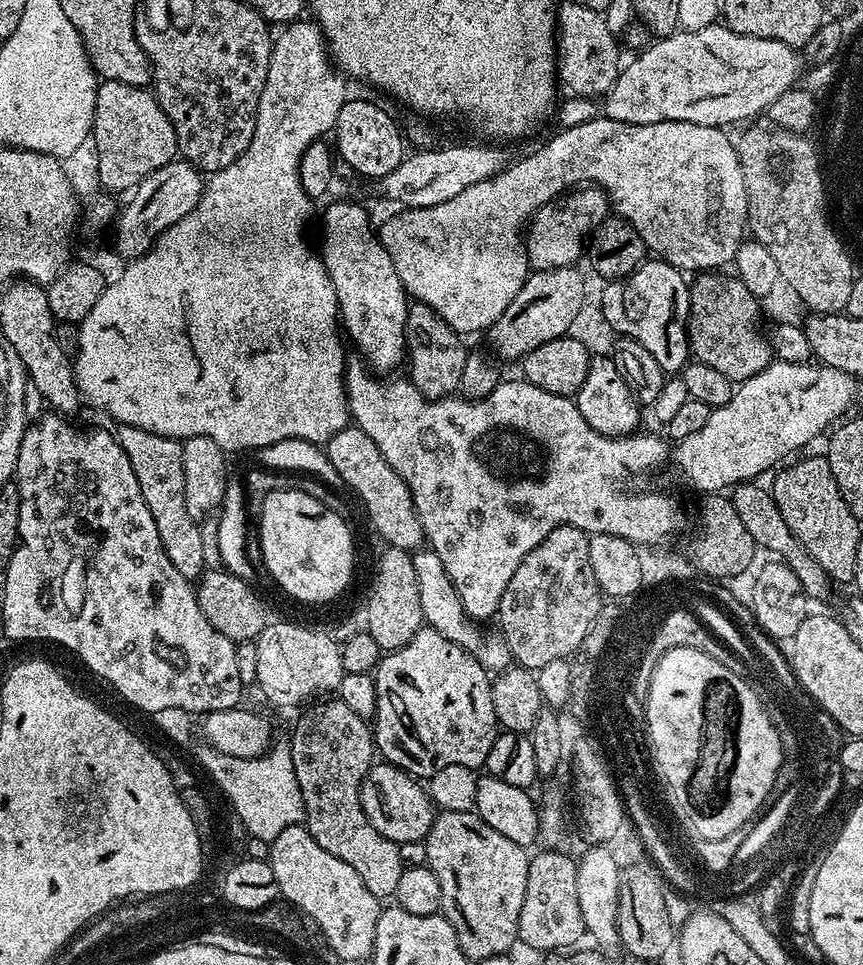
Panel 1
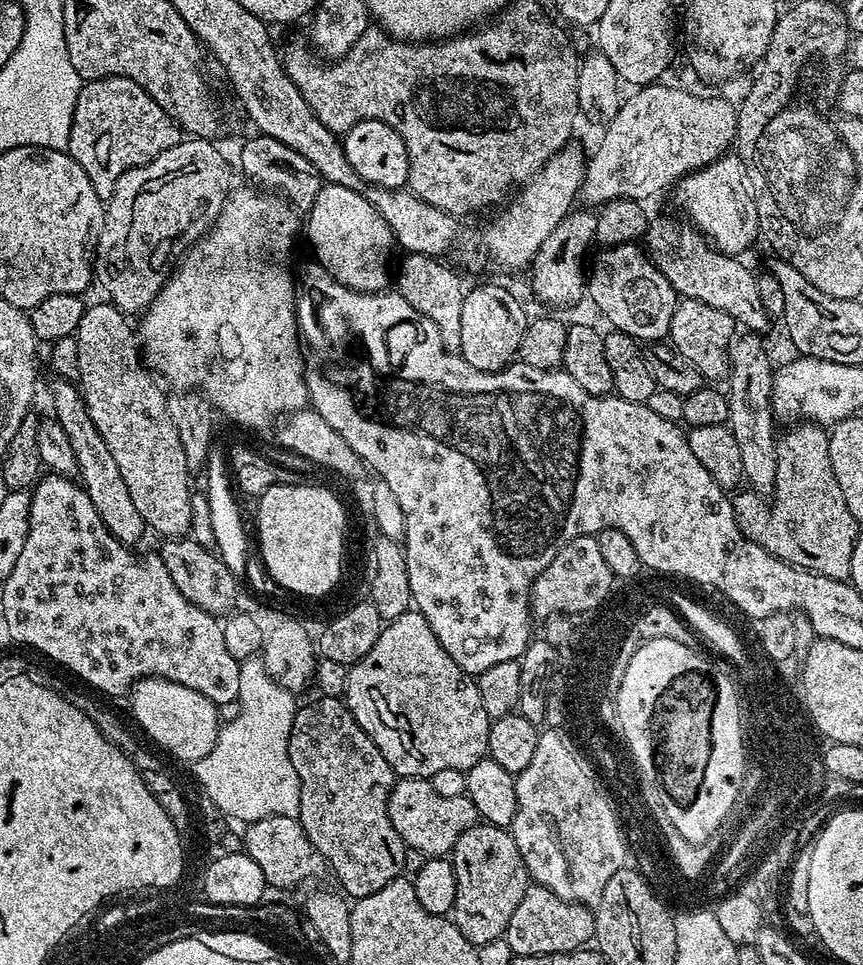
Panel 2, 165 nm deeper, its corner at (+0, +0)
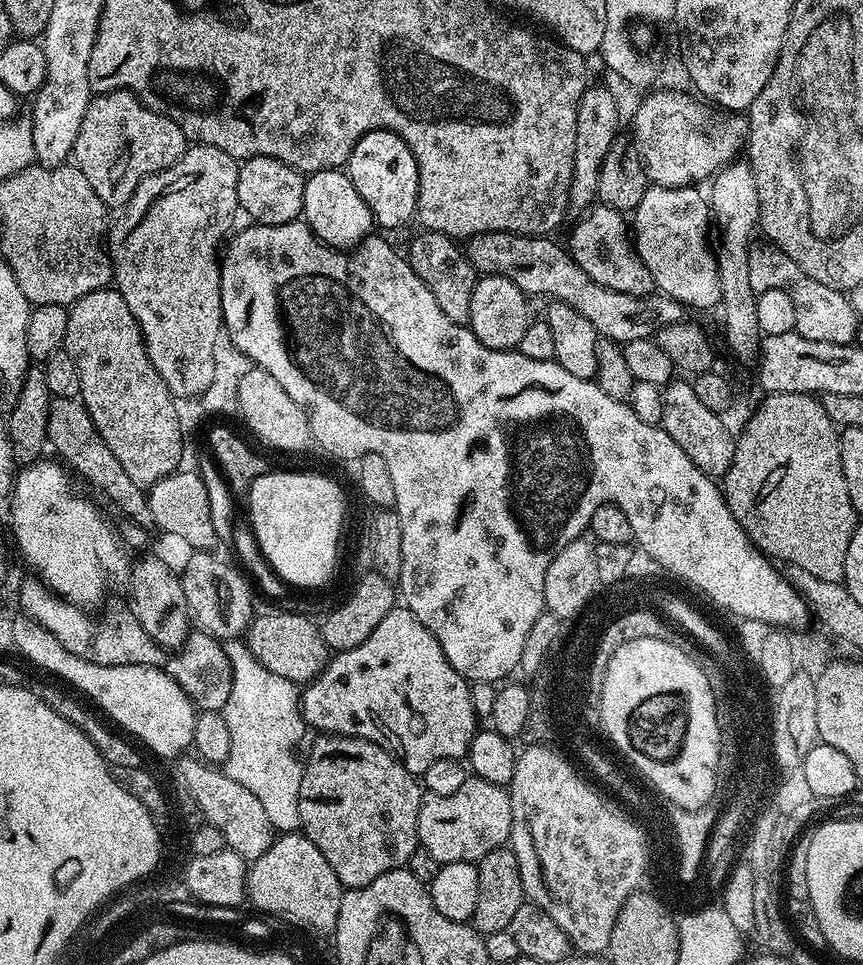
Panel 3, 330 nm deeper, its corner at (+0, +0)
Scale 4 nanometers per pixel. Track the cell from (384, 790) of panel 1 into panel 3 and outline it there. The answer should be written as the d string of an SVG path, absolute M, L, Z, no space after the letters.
M469 778L454 794L425 795L416 815L416 838L419 847L430 850L439 864L480 861L483 856L509 843L514 817L508 789L503 784Z

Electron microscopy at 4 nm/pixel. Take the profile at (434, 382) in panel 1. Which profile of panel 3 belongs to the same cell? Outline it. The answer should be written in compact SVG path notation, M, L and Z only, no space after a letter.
M421 231L421 236L412 240L406 251L408 264L422 278L422 282L434 294L434 302L442 306L442 314L450 318L450 322L467 325L470 318L470 298L478 279L475 266L468 260L468 253L451 236L441 232Z

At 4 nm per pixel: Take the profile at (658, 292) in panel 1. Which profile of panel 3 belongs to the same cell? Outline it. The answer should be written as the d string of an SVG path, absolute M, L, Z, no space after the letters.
M597 203L581 216L584 217L572 228L572 237L566 240L574 262L578 262L578 266L582 266L582 270L586 270L586 274L590 274L590 278L594 278L600 286L635 296L649 295L654 288L650 270L646 270L642 258L636 253L634 236L625 213Z

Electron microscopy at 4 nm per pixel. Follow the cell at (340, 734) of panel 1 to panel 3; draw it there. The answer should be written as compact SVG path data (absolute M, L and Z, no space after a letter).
M320 734L315 737L309 760L304 764L302 786L298 794L300 828L330 862L330 870L338 874L345 889L364 888L374 878L407 865L410 854L418 847L416 815L422 799L422 784L400 761L377 744L359 740L357 736Z

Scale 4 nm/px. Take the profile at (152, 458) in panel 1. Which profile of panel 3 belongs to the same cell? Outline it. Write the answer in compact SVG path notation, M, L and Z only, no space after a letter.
M115 287L94 290L68 308L63 351L68 352L78 366L80 400L93 419L98 434L110 446L111 453L118 458L126 474L143 489L148 490L160 479L177 471L182 464L186 436L179 428L175 399L146 354L140 323L134 318L134 314L130 314L130 306L126 306L122 294Z

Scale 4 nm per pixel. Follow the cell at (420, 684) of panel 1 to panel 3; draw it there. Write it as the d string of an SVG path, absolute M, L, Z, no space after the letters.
M397 606L390 610L390 614L386 614L386 618L382 618L382 622L378 622L378 626L374 626L374 634L370 634L370 638L366 638L366 642L362 642L362 646L354 646L345 652L335 653L329 659L328 665L303 689L300 698L300 715L309 729L317 728L315 730L317 733L357 736L359 740L377 744L382 750L389 752L395 760L404 765L404 769L408 772L423 774L426 770L430 770L430 766L434 766L434 762L460 760L467 757L468 747L472 745L472 739L476 737L478 731L478 725L476 725L478 717L470 702L471 693L469 681L465 680L454 666L450 666L446 654L442 654L442 646L438 646L438 638L434 638L434 634L430 634L430 630L426 630L426 626L422 626L422 622L418 622L418 618L408 607Z

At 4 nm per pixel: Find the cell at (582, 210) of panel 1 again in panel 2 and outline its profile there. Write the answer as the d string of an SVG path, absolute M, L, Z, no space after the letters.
M655 82L650 85L639 87L629 99L628 97L621 103L618 110L618 114L614 116L612 120L604 129L603 136L600 140L600 144L597 146L593 156L587 159L585 163L585 170L583 176L583 182L580 184L579 199L585 201L588 206L603 206L612 200L638 200L641 202L647 201L646 198L650 198L662 190L667 190L673 187L680 181L681 178L695 172L706 165L716 161L719 157L726 154L731 146L735 143L736 128L737 128L737 115L738 110L734 104L730 104L728 101L722 98L702 98L696 96L682 88L676 86L666 86L664 82Z

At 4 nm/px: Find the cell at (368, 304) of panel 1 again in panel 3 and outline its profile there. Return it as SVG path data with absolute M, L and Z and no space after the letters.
M334 168L313 172L305 179L302 219L321 242L341 250L357 247L374 228L370 206L366 206L362 194L354 190L354 182L347 171Z

